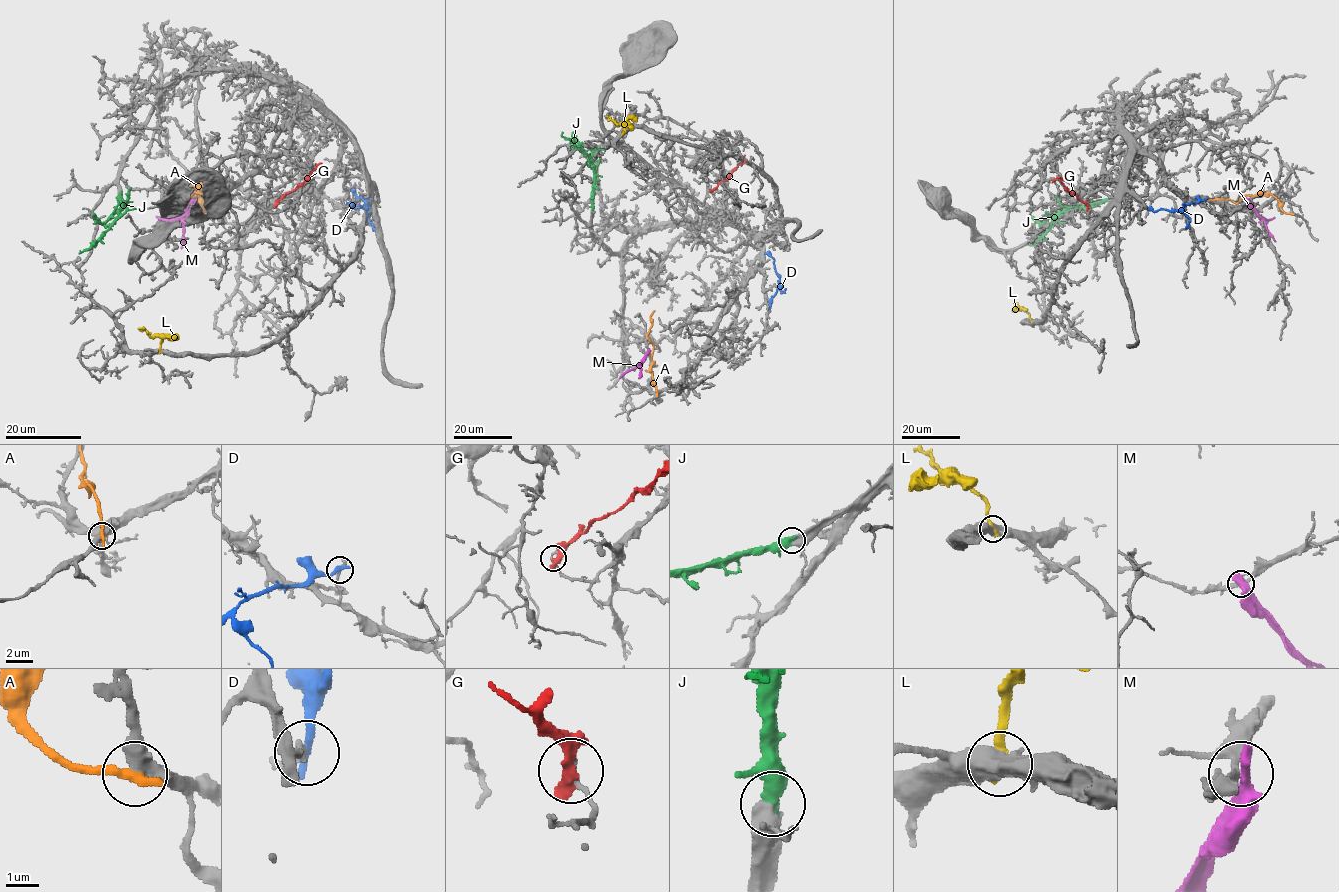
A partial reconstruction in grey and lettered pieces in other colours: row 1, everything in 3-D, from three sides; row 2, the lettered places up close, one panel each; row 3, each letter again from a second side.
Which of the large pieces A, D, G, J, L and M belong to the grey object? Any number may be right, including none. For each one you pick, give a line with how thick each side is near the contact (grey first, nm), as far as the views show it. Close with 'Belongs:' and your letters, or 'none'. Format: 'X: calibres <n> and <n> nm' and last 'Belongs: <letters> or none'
J: calibres 440 and 500 nm
Belongs: J

